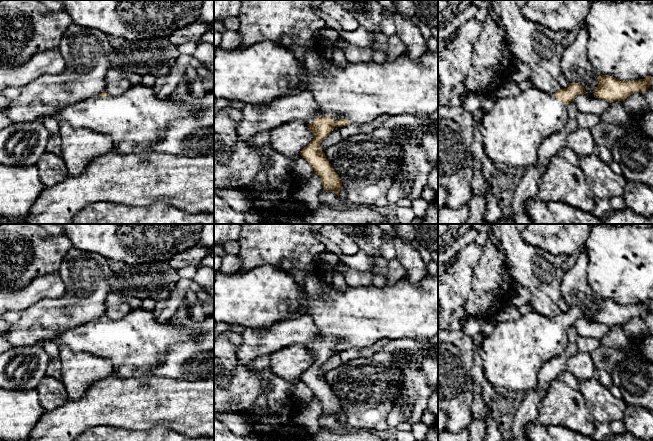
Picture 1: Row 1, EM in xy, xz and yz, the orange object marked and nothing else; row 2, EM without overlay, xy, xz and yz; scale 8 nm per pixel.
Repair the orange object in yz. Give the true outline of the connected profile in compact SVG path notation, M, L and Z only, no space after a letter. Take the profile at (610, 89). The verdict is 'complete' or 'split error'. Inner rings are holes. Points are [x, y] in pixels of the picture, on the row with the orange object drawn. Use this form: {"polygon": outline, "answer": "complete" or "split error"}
{"polygon": "M610 75L598 76L599 85L593 90L595 98L603 99L609 103L624 101L633 93L645 93L652 84L652 77L644 79L622 81Z", "answer": "complete"}

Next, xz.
{"polygon": "M263 41L246 48L224 50L214 49L214 97L217 100L226 99L227 102L240 101L249 107L269 105L275 99L295 95L308 91L314 96L318 107L318 117L308 127L314 134L311 142L301 150L301 156L313 167L323 184L323 189L334 192L339 197L339 190L343 188L342 180L334 171L322 151L320 144L335 127L349 124L364 124L374 121L382 115L431 115L438 111L438 51L427 51L420 59L413 60L405 52L395 60L377 62L348 62L345 67L339 67L330 61L327 78L320 73L310 72L305 65L301 65L294 53L280 44Z", "answer": "split error"}

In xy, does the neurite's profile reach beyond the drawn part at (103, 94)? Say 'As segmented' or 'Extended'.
Extended

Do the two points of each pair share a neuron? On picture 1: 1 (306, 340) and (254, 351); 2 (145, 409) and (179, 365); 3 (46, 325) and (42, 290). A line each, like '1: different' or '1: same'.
1: same
2: different
3: different

